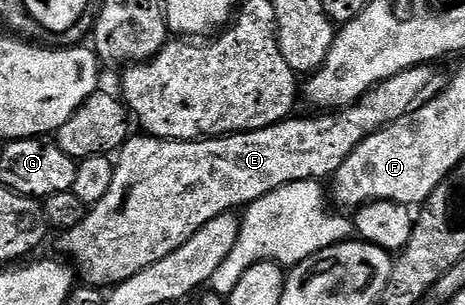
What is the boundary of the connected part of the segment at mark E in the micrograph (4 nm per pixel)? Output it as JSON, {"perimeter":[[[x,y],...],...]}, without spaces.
{"perimeter":[[[425,64],[401,71],[396,77],[374,87],[358,103],[342,108],[334,114],[337,115],[334,118],[329,113],[319,119],[290,117],[267,129],[240,131],[238,135],[222,135],[215,139],[196,141],[155,139],[144,133],[134,134],[116,152],[113,181],[107,197],[92,204],[85,220],[60,236],[60,254],[70,255],[65,257],[71,260],[72,266],[79,272],[80,278],[81,275],[85,278],[82,280],[88,286],[112,289],[118,283],[135,277],[135,273],[155,265],[155,261],[163,261],[163,257],[175,253],[175,249],[182,247],[196,231],[203,229],[207,221],[215,221],[215,217],[236,212],[236,207],[244,208],[289,183],[301,180],[320,182],[332,178],[343,161],[367,137],[397,123],[407,112],[421,108],[445,91],[448,87],[448,74],[438,73],[437,69],[432,64]]]}

